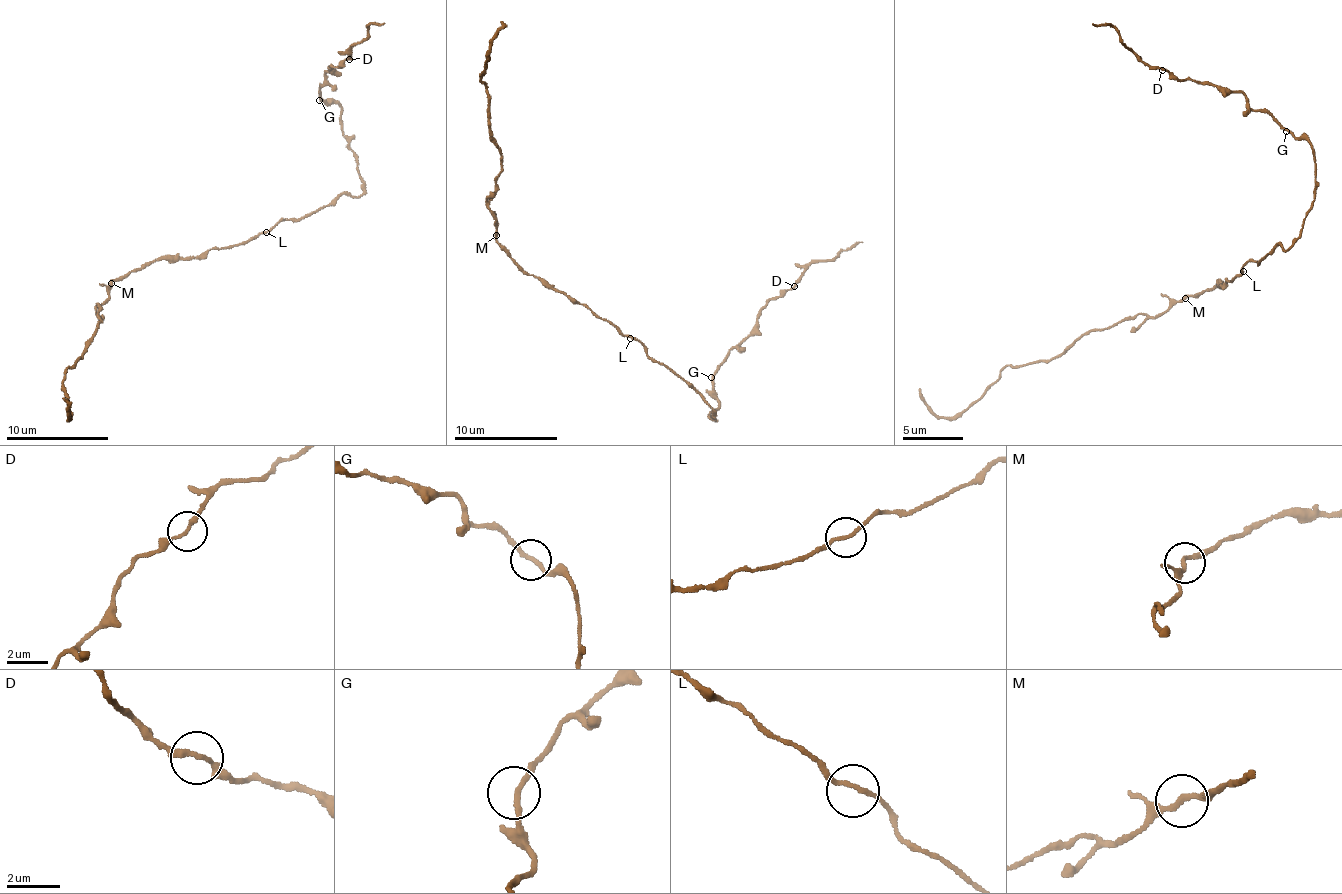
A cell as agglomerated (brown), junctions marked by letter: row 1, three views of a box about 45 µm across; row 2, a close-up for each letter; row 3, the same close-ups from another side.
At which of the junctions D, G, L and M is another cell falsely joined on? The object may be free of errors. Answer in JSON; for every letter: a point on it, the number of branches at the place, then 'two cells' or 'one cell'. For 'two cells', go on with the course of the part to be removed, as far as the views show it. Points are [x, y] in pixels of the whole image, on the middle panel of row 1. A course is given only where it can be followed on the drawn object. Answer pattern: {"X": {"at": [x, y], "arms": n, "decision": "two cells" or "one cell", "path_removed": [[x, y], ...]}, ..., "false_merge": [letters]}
{"D": {"at": [794, 286], "arms": 2, "decision": "one cell"}, "G": {"at": [711, 377], "arms": 2, "decision": "one cell"}, "L": {"at": [630, 338], "arms": 2, "decision": "one cell"}, "M": {"at": [496, 235], "arms": 2, "decision": "one cell"}, "false_merge": []}

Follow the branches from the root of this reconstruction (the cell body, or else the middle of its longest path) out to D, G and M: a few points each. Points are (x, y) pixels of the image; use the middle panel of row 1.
D: (630, 336), (688, 383), (714, 411), (713, 419), (717, 366), (751, 333), (758, 312), (794, 286)
G: (630, 336), (643, 345), (650, 358), (688, 383), (714, 411), (713, 419), (710, 413), (719, 405), (711, 377)
M: (630, 336), (599, 318), (589, 307), (544, 286), (511, 258), (511, 253), (496, 240), (496, 235)

